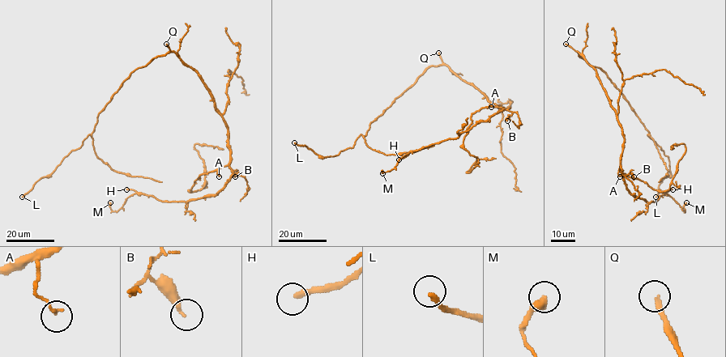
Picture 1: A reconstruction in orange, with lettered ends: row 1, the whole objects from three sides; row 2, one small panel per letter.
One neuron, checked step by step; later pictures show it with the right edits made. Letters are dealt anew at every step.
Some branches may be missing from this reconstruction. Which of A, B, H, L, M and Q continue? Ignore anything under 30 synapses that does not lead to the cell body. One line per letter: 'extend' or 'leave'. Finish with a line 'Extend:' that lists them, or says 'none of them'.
A: leave
B: leave
H: extend
L: extend
M: leave
Q: extend
Extend: H, L, Q

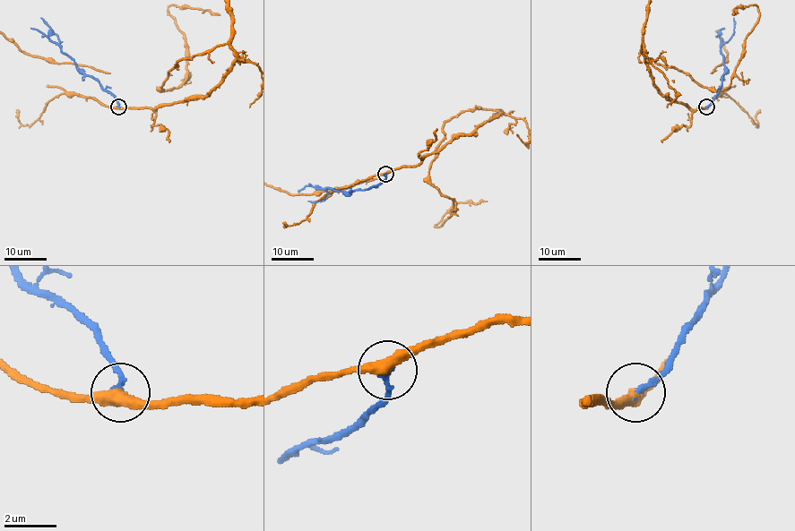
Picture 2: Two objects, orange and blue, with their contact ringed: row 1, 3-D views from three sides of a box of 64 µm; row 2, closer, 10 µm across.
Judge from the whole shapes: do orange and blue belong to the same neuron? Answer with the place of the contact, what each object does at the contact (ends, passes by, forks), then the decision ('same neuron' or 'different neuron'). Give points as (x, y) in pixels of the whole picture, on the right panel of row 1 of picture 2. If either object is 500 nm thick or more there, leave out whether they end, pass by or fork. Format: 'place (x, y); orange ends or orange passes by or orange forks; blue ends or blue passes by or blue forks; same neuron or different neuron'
place (706, 107); orange passes by; blue ends; same neuron

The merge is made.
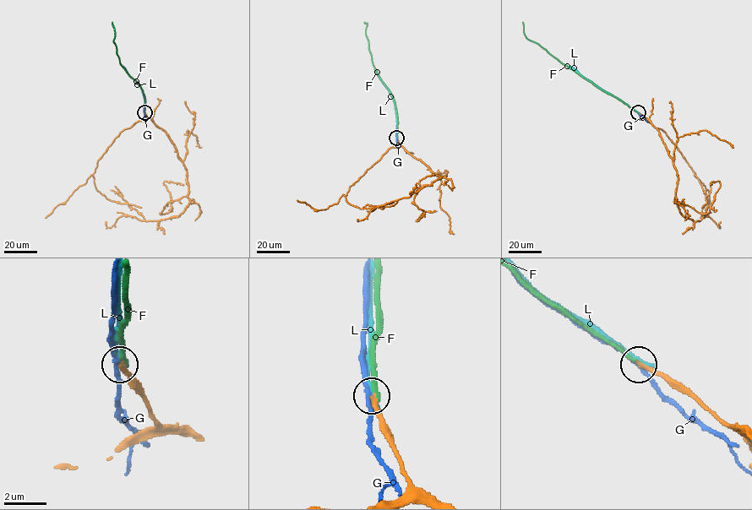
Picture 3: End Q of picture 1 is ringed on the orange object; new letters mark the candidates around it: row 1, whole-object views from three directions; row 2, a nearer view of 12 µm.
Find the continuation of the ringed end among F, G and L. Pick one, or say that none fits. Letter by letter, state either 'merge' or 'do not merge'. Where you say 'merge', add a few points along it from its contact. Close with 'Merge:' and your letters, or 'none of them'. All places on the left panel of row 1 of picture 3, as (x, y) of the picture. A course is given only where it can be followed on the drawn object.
F: do not merge
G: do not merge
L: do not merge
Merge: none of them

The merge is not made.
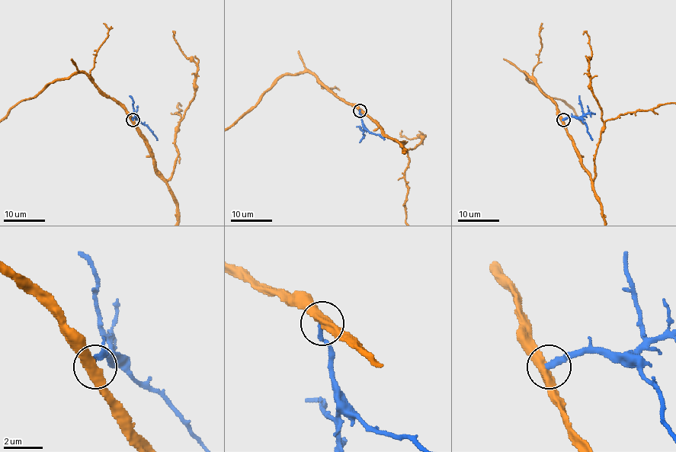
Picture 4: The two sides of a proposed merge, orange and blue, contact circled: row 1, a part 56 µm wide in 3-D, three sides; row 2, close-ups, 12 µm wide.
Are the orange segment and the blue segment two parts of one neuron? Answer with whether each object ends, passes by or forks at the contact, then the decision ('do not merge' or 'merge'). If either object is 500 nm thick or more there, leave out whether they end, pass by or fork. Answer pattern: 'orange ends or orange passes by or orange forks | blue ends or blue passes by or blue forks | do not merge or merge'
orange passes by | blue ends | do not merge

